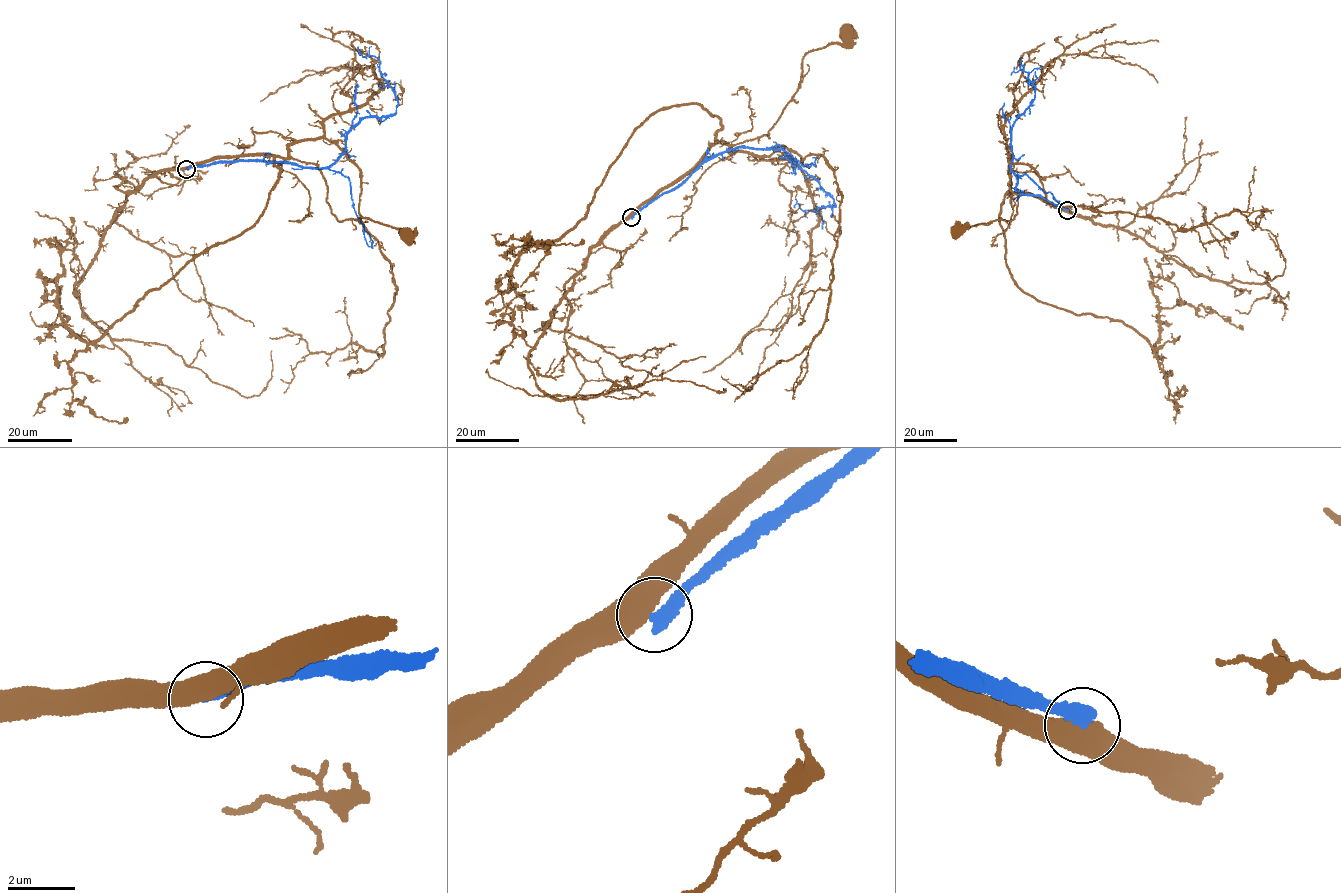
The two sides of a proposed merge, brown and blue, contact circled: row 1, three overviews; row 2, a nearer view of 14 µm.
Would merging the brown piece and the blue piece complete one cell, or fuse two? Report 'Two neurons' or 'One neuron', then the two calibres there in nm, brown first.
Two neurons. Thickness 500 nm (brown) against 400 nm

